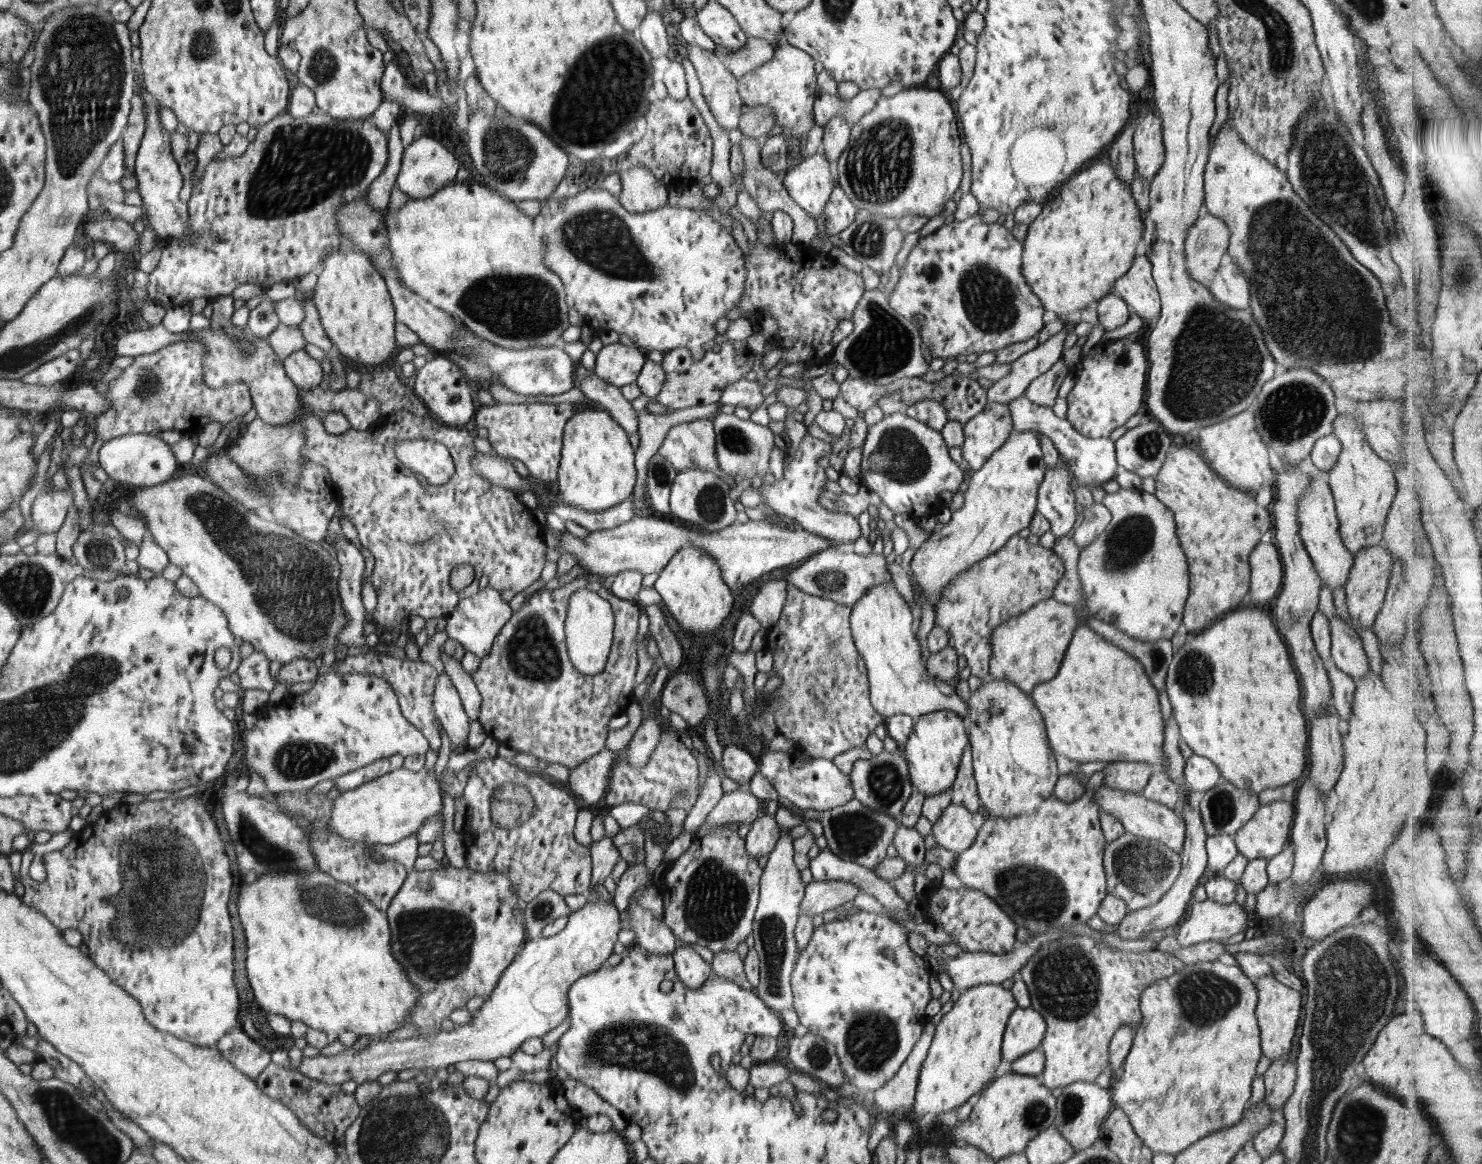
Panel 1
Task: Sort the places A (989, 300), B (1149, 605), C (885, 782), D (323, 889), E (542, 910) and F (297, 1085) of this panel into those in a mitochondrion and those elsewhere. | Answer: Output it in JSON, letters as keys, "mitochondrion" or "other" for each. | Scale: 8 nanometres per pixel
{"A":"mitochondrion","B":"other","C":"mitochondrion","D":"mitochondrion","E":"mitochondrion","F":"other"}

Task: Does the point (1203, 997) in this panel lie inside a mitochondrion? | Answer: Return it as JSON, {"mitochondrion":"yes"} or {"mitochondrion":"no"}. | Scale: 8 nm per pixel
{"mitochondrion":"yes"}

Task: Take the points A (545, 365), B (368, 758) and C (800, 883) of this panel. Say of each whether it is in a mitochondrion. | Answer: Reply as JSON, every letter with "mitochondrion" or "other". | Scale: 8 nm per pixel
{"A":"mitochondrion","B":"other","C":"other"}

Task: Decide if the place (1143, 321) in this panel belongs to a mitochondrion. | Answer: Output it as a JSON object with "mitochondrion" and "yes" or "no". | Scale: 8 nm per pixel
{"mitochondrion":"no"}

